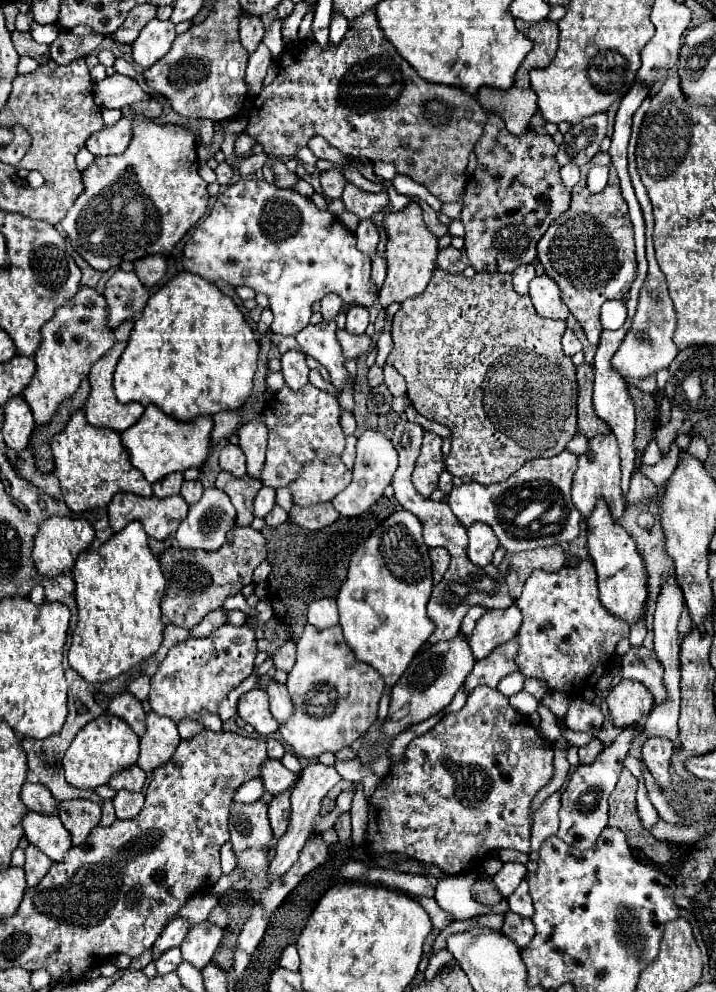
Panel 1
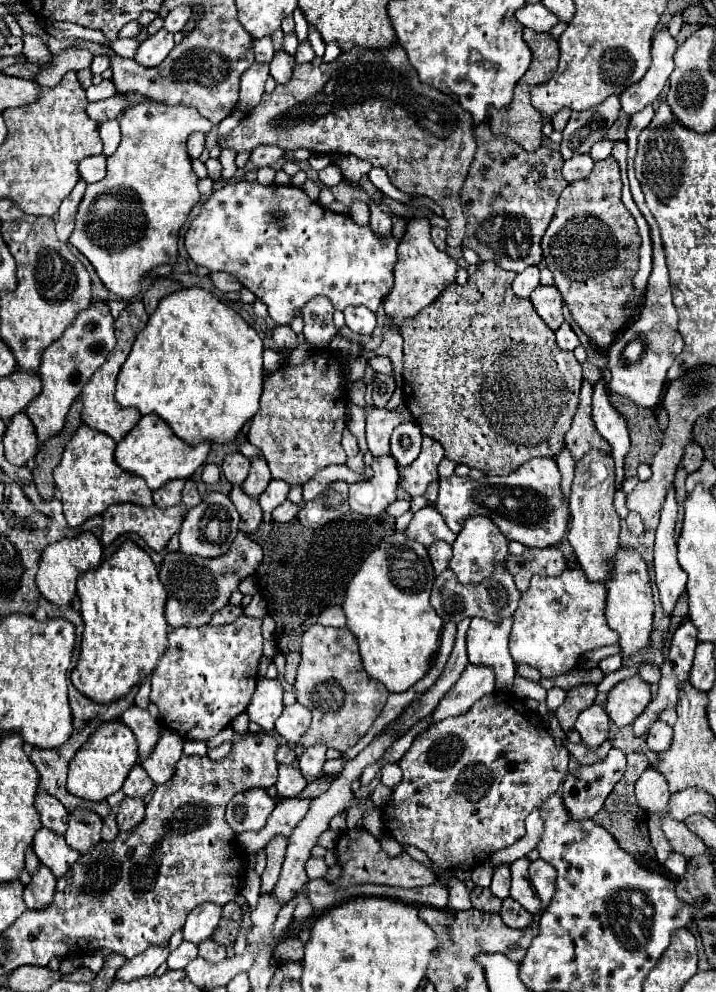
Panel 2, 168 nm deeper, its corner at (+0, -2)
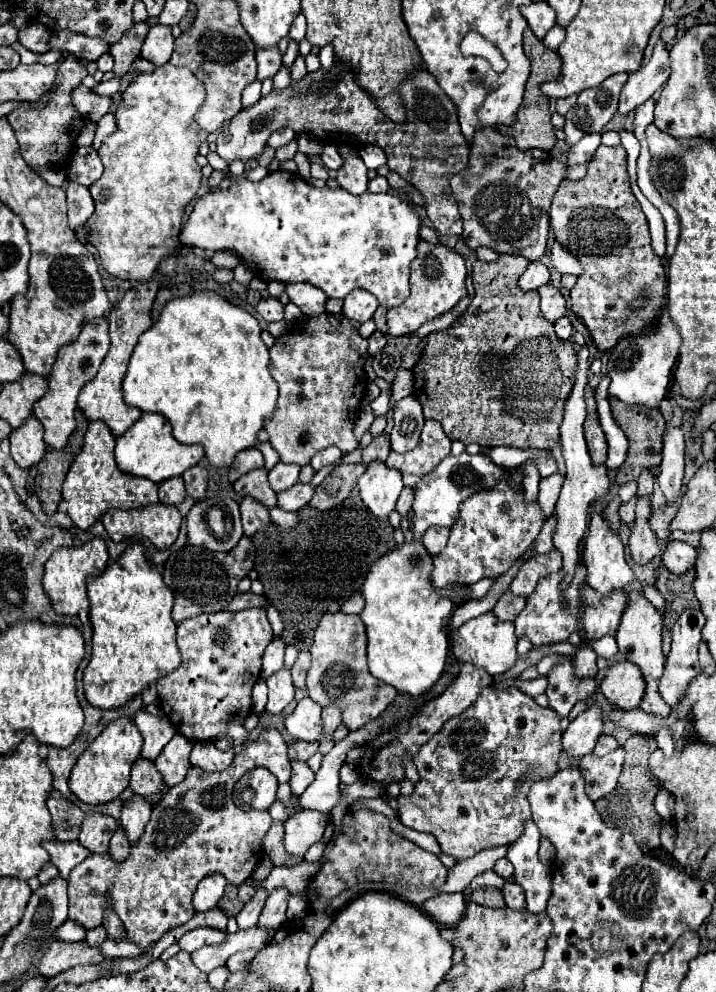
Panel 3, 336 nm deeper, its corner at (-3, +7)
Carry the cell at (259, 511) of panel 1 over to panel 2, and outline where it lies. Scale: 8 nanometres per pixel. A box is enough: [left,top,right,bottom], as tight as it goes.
[259,479,289,513]

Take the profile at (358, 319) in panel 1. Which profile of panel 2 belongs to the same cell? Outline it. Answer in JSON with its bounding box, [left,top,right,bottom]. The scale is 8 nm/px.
[343,307,375,335]

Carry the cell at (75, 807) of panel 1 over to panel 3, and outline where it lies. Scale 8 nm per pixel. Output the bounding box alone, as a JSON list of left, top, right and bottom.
[78,814,116,854]

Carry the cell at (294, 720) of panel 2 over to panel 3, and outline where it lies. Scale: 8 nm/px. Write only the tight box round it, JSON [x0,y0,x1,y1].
[286,698,322,742]

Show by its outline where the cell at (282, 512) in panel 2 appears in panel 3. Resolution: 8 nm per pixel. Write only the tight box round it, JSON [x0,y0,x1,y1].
[278,482,316,510]

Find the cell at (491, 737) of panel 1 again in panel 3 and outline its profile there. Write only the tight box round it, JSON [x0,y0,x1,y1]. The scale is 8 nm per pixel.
[398,688,562,860]

